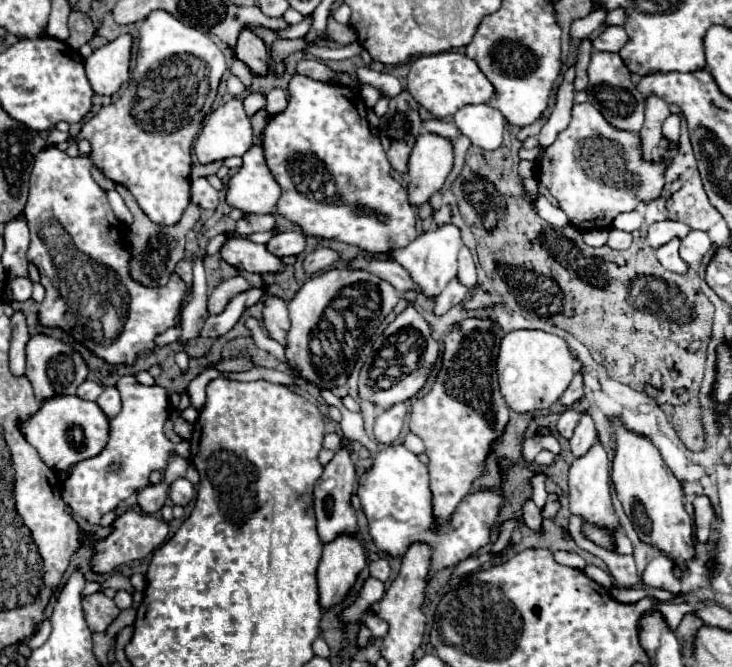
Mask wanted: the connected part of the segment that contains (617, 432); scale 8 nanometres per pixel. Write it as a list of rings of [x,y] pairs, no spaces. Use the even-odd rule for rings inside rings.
[[[610,417],[608,421],[612,425],[616,445],[612,461],[612,481],[616,495],[622,501],[626,515],[632,519],[638,537],[644,543],[670,553],[670,557],[676,561],[678,577],[682,577],[682,567],[694,557],[692,519],[684,511],[682,485],[674,477],[672,469],[666,465],[666,461],[662,459],[658,447],[652,443],[650,437],[628,431],[618,417]]]

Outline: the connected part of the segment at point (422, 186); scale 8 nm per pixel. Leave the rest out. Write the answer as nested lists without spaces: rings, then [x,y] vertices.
[[[422,133],[408,159],[408,197],[412,205],[426,203],[440,191],[454,165],[452,141],[436,135]]]

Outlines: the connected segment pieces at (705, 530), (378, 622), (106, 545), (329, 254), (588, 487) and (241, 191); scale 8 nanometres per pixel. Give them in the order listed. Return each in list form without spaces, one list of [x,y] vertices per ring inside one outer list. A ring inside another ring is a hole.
[[[700,495],[694,499],[694,521],[696,521],[696,539],[700,543],[706,543],[712,533],[712,523],[716,515],[712,509],[712,503],[708,497]]]
[[[368,609],[366,613],[364,613],[364,625],[372,631],[372,635],[374,637],[384,637],[386,635],[386,631],[388,631],[388,623],[384,621],[384,619],[380,619],[378,615],[376,615],[376,611],[372,611],[372,609]]]
[[[126,511],[122,517],[114,521],[112,533],[108,539],[96,545],[96,557],[94,557],[94,571],[96,573],[110,573],[114,567],[144,559],[148,557],[156,547],[160,547],[168,537],[168,523],[164,519],[156,519],[152,515],[142,515],[136,511]]]
[[[316,249],[312,253],[308,253],[302,261],[304,273],[306,275],[314,275],[320,271],[326,271],[328,267],[332,267],[338,261],[338,253],[332,249]]]
[[[596,443],[582,459],[576,459],[570,467],[570,475],[568,475],[568,487],[570,487],[570,493],[568,493],[568,499],[570,499],[570,513],[572,515],[578,515],[582,517],[584,523],[592,523],[596,527],[602,527],[602,529],[608,529],[612,539],[614,539],[614,551],[618,555],[632,555],[632,543],[630,539],[626,537],[622,525],[620,525],[620,519],[612,507],[612,499],[610,499],[610,493],[612,493],[612,485],[610,485],[610,461],[606,457],[606,451],[600,443]]]
[[[252,145],[242,159],[242,167],[228,181],[226,203],[246,213],[274,213],[280,187],[266,171],[262,147]]]

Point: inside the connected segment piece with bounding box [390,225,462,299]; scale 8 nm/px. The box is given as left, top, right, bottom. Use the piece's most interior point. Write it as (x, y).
(431, 258)

